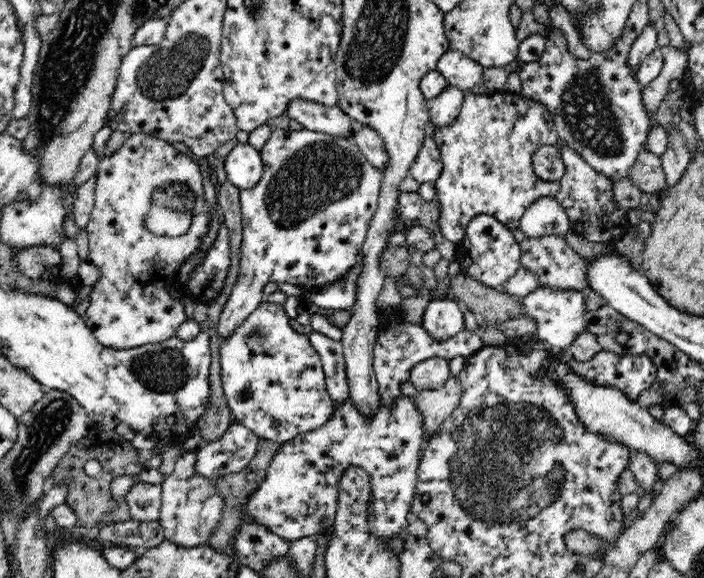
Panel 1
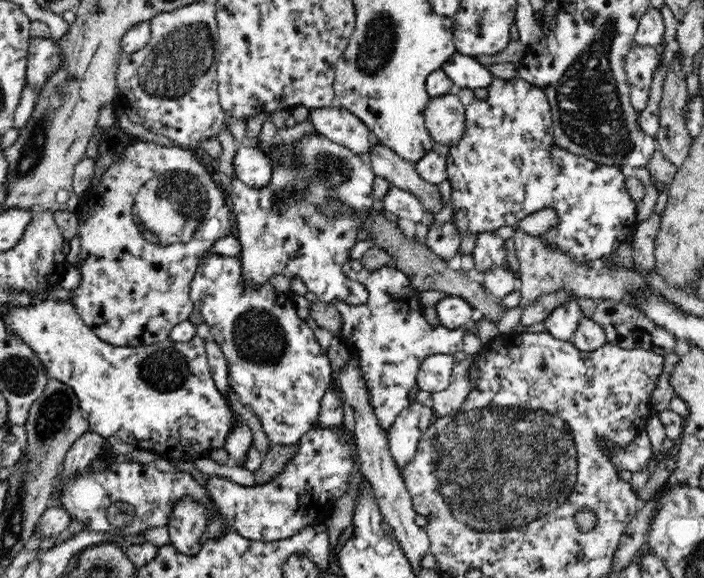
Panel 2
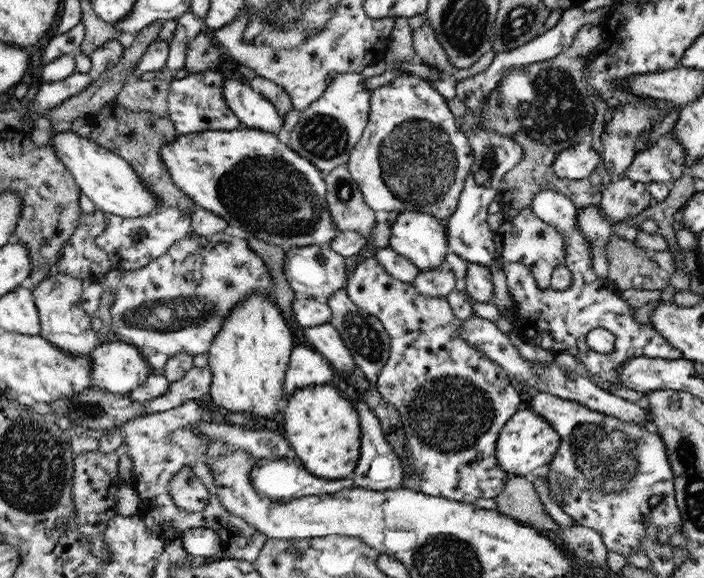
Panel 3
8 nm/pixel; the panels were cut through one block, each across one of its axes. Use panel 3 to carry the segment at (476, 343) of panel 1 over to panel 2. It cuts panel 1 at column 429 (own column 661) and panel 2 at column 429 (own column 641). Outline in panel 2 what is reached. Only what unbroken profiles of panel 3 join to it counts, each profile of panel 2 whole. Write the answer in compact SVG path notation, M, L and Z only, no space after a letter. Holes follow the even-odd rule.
M348 260L343 264L343 273L351 282L364 284L368 289L368 298L366 304L359 305L346 304L343 300L334 298L332 304L338 309L343 322L342 330L336 336L340 337L342 344L348 347L351 357L358 359L374 413L380 428L384 428L387 433L395 418L407 407L416 403L420 392L416 380L424 360L434 354L454 355L458 351L468 350L473 342L462 328L449 330L442 325L438 327L431 325L422 313L421 292L412 287L408 276L395 266L382 267L370 272L359 260Z

